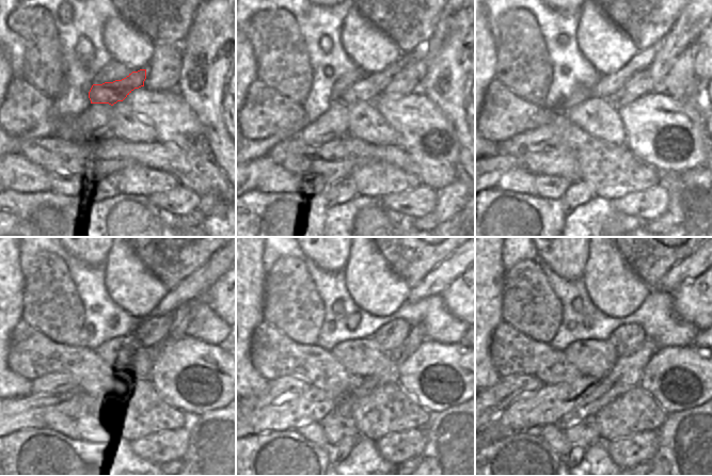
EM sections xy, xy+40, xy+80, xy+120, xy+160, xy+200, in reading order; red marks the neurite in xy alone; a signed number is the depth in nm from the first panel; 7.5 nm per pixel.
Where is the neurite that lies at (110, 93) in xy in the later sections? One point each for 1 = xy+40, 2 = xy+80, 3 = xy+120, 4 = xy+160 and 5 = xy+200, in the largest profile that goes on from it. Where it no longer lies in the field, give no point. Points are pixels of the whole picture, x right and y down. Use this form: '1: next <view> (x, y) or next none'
1: next xy+40 (372, 84)
2: next xy+80 (607, 86)
3: next xy+120 (193, 287)
4: next xy+160 (433, 284)
5: next xy+200 (673, 280)

